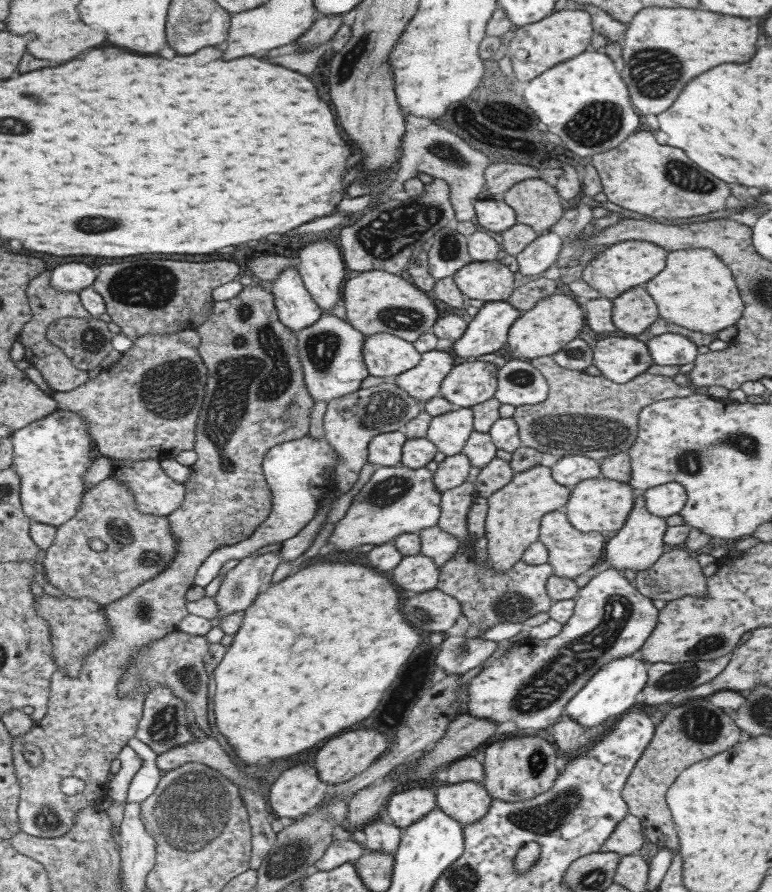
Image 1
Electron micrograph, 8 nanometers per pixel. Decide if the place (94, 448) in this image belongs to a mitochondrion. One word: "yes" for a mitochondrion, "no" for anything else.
no

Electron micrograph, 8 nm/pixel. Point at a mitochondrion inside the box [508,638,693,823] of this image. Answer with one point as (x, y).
(537, 763)

